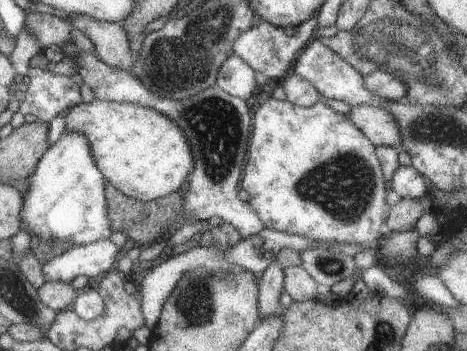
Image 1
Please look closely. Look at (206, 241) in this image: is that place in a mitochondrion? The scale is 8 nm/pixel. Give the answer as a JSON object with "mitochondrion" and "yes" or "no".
{"mitochondrion":"no"}

